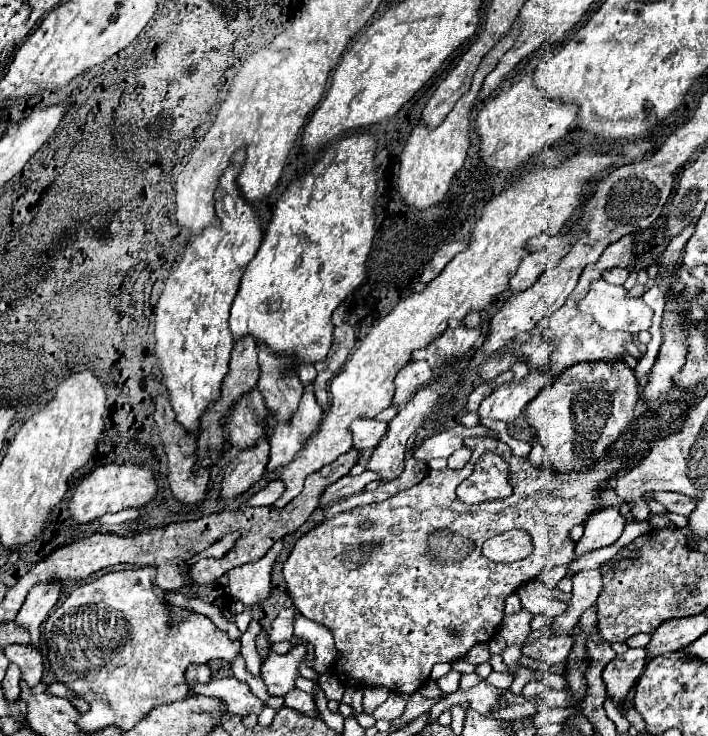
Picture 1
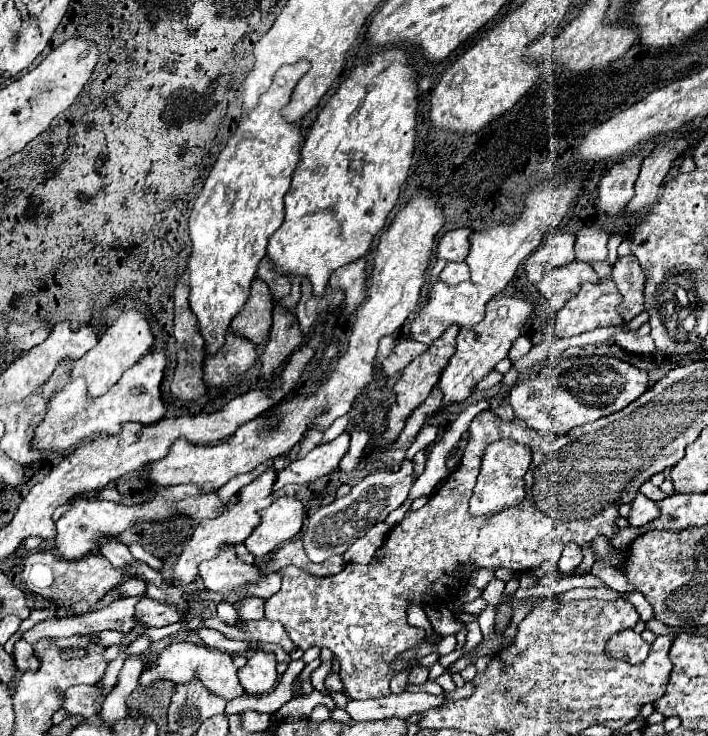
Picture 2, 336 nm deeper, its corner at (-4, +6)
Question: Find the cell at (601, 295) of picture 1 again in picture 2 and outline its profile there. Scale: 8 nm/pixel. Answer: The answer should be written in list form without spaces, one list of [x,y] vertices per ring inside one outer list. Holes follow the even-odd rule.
[[[573,261],[565,267],[551,269],[547,273],[547,277],[541,283],[537,283],[537,287],[547,297],[549,307],[553,311],[559,311],[571,297],[577,295],[577,291],[581,289],[583,283],[597,285],[599,281],[601,279],[597,277],[597,273],[593,271],[591,265]]]

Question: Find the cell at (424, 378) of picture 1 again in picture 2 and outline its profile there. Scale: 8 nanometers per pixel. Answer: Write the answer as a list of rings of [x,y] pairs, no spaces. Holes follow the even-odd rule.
[[[401,339],[393,353],[383,361],[383,371],[391,377],[391,375],[397,375],[401,373],[415,357],[423,355],[427,351],[427,345],[425,343],[417,343],[413,339]]]

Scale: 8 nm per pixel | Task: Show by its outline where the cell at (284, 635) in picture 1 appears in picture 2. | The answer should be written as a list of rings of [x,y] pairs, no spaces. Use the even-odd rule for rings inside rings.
[[[211,617],[205,621],[205,627],[217,629],[221,633],[225,633],[231,639],[241,639],[241,641],[263,641],[263,643],[277,643],[281,645],[287,653],[293,651],[293,641],[289,639],[289,633],[285,631],[283,625],[279,625],[279,621],[269,621],[269,619],[259,619],[259,621],[249,621],[245,625],[245,631],[237,629],[237,625],[225,625],[223,621],[219,621],[219,617]]]

